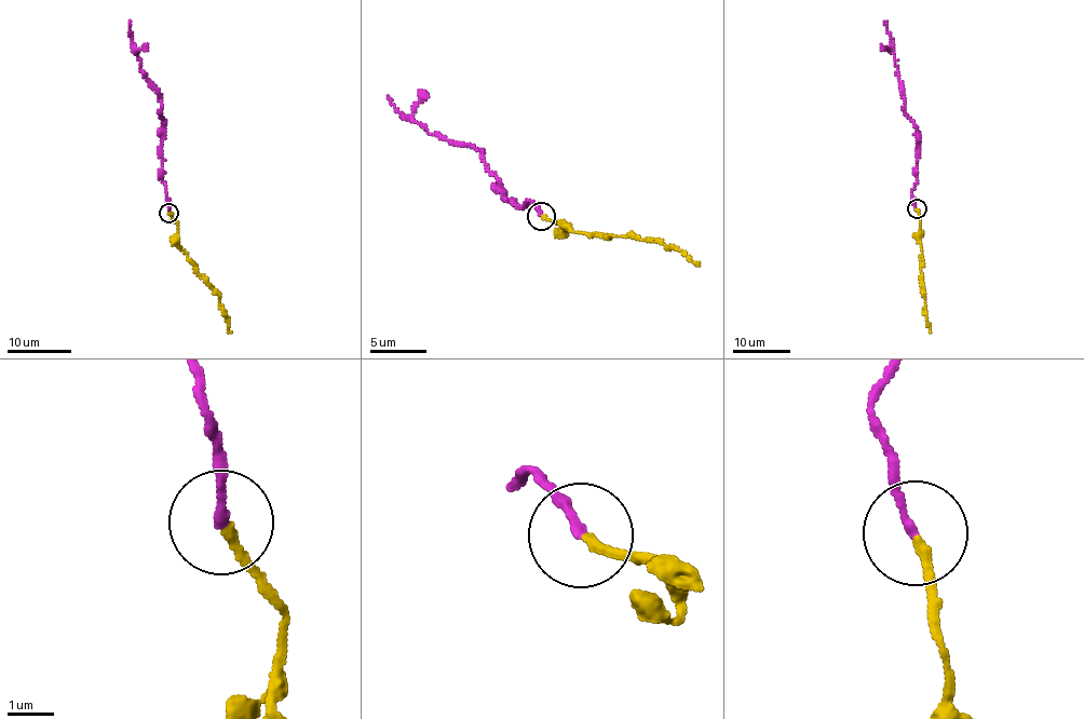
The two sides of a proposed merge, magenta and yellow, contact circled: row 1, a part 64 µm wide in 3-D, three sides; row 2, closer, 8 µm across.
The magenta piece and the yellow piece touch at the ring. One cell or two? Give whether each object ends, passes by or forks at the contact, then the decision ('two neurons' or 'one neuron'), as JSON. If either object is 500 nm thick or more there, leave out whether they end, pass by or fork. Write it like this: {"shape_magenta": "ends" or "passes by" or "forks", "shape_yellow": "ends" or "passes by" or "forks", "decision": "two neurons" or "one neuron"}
{"shape_magenta": "ends", "shape_yellow": "ends", "decision": "one neuron"}

